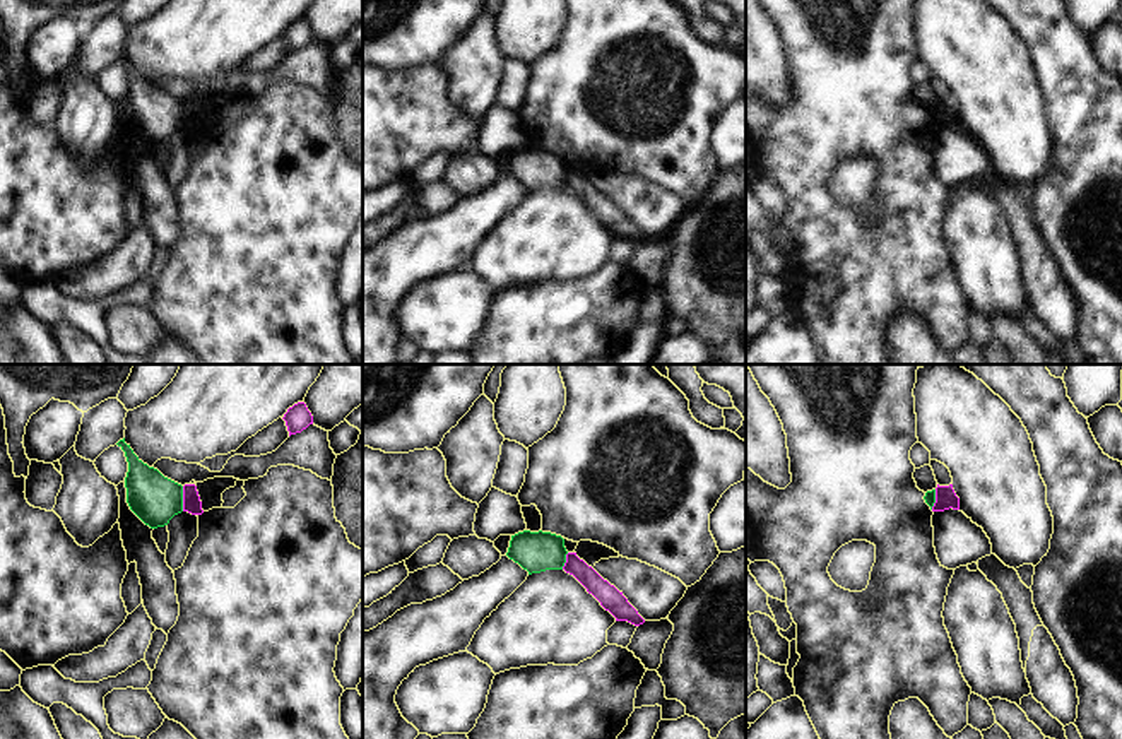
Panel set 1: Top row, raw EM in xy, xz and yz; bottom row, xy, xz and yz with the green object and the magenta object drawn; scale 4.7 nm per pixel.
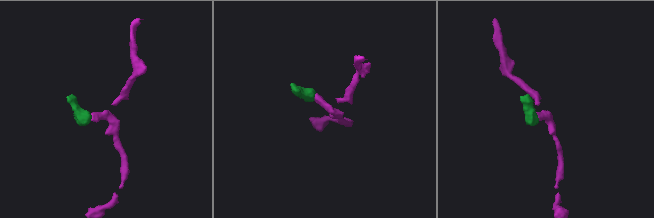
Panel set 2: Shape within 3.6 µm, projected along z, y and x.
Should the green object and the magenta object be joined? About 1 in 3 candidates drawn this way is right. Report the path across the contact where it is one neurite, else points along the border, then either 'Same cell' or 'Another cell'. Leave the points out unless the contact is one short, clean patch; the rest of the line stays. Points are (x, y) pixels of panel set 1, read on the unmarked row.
Boundary: xy (182, 103), (183, 127). Another cell.

